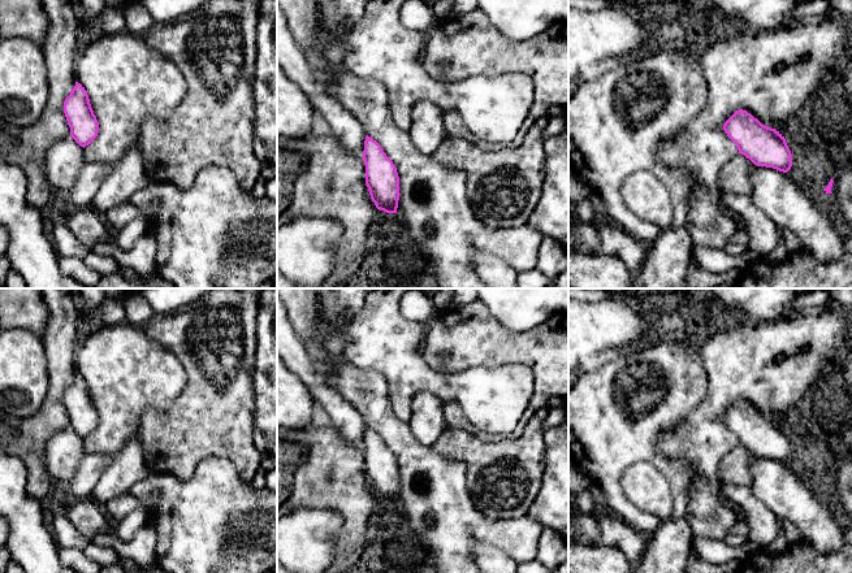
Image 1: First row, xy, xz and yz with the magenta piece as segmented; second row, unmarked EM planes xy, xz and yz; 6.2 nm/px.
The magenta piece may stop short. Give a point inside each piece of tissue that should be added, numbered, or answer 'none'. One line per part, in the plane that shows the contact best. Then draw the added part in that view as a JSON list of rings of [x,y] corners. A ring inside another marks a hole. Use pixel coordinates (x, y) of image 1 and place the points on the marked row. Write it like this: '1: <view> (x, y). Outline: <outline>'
none

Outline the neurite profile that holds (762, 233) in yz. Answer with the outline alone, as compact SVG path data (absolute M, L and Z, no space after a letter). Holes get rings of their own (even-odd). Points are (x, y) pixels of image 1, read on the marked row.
M723 192L719 200L747 233L748 249L757 256L766 256L777 248L779 243L777 225L754 204L749 195Z

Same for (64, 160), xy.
M70 135L56 140L44 157L44 175L56 195L65 194L86 165L83 147Z

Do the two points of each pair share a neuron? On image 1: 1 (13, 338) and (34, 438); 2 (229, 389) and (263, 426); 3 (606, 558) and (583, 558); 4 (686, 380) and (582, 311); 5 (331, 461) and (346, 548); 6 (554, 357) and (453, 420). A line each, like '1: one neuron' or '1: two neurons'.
1: two neurons
2: two neurons
3: one neuron
4: two neurons
5: one neuron
6: one neuron

